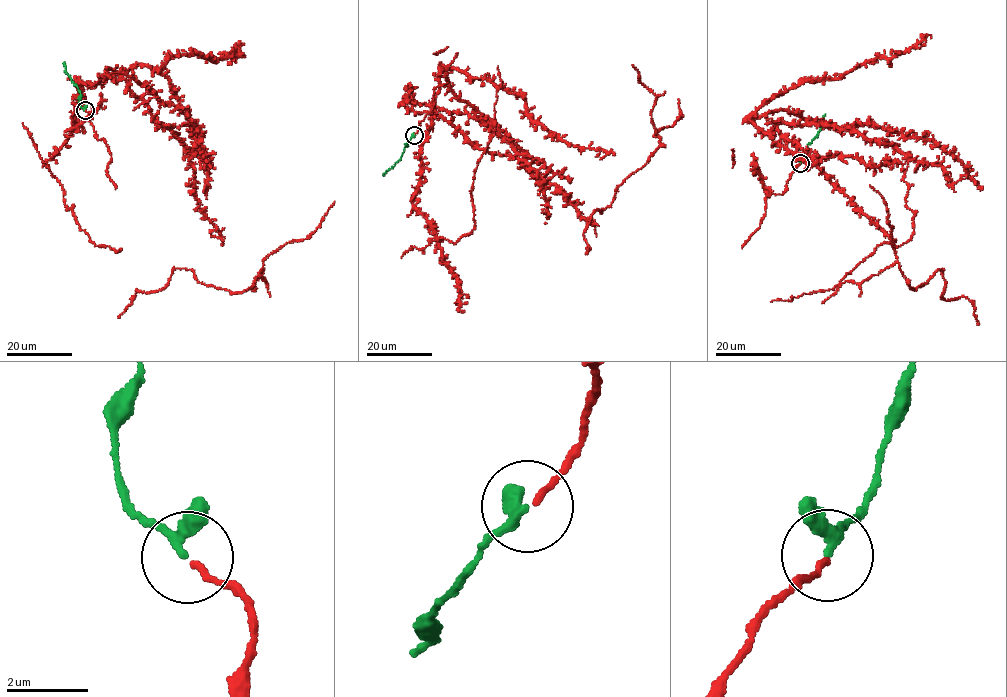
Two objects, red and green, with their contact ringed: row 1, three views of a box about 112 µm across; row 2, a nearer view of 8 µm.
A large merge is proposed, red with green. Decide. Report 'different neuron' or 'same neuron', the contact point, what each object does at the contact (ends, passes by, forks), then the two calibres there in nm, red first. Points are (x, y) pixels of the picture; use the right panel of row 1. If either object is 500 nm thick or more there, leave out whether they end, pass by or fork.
same neuron | (800, 163) | red ends | green passes by | 130/200 nm

